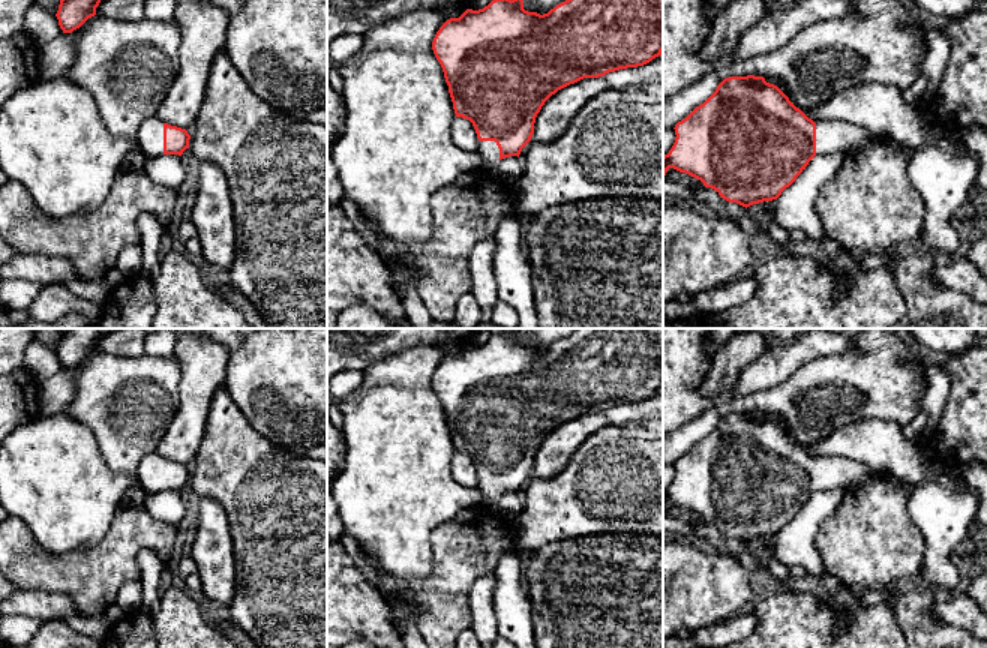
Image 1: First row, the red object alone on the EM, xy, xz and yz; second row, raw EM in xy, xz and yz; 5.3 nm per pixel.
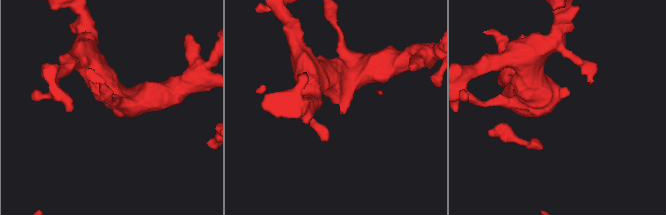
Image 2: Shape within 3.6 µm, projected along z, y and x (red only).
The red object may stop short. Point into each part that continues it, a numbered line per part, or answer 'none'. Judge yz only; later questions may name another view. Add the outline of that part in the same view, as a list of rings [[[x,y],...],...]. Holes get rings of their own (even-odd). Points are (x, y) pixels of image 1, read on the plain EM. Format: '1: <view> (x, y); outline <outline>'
1: yz (831, 471); outline [[[813,456],[816,459],[816,492],[832,488],[854,488],[885,478],[885,472],[854,459],[837,456]]]

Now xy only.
1: xy (150, 471); outline [[[152,452],[138,465],[136,477],[146,495],[164,490],[164,458]]]

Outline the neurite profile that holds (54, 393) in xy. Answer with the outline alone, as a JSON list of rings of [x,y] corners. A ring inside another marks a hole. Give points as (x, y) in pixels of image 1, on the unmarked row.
[[[62,369],[58,374],[38,381],[39,414],[64,412],[74,399],[75,384],[75,374],[70,369]]]

